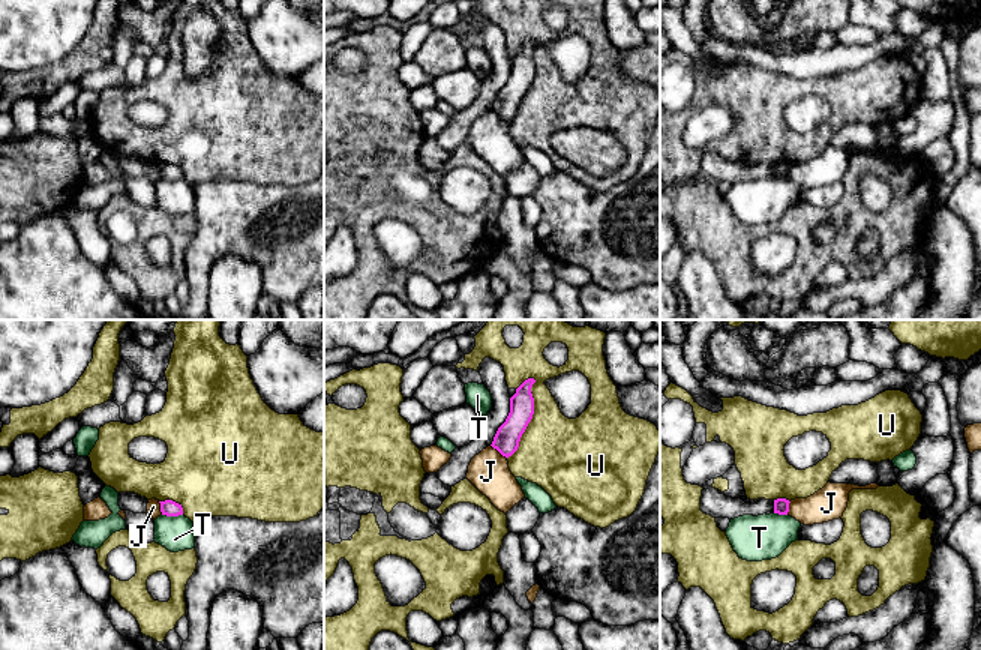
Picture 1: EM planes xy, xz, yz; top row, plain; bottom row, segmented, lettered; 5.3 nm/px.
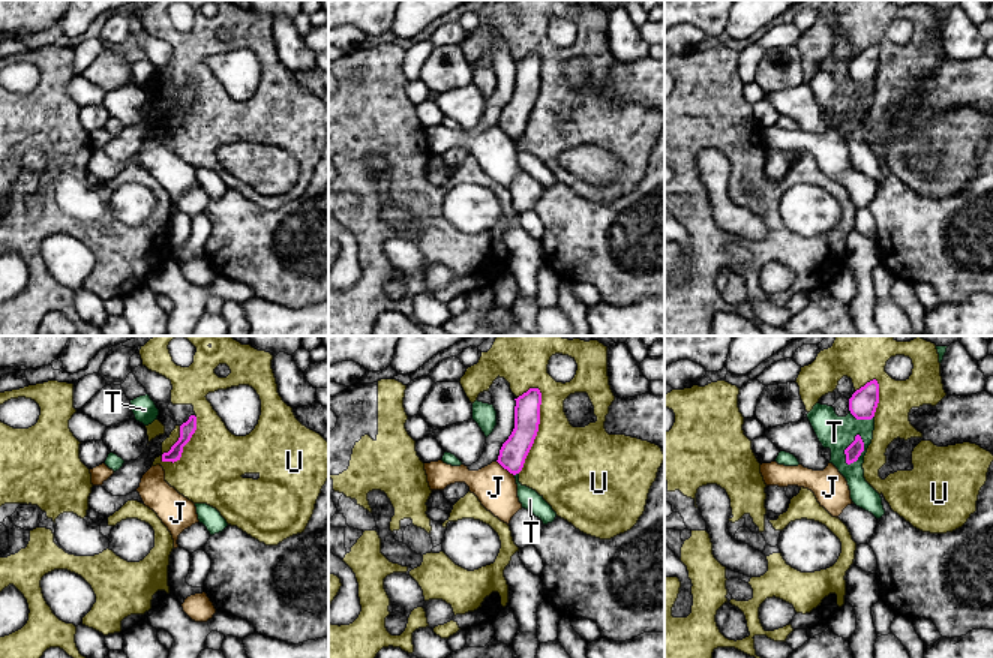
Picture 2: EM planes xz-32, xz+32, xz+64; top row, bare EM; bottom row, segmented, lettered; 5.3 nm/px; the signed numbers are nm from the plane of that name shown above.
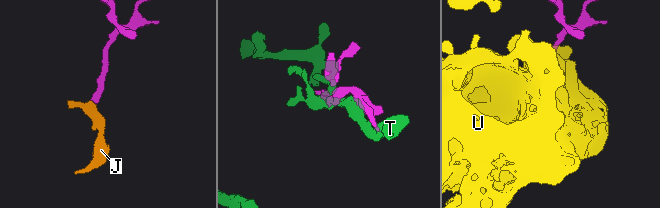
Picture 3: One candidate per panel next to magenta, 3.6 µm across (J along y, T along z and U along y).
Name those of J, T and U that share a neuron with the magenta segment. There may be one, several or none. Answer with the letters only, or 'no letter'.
no letter

